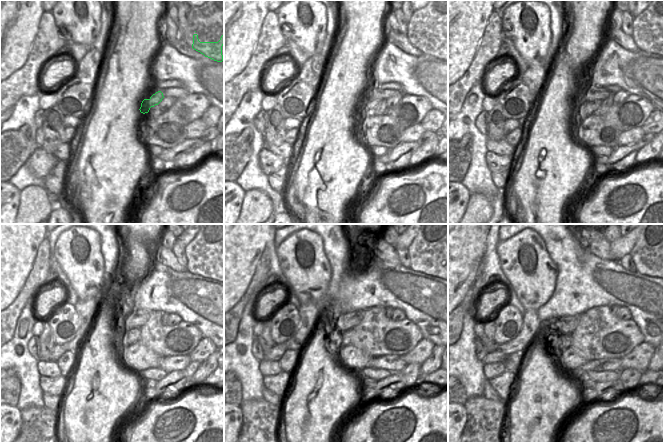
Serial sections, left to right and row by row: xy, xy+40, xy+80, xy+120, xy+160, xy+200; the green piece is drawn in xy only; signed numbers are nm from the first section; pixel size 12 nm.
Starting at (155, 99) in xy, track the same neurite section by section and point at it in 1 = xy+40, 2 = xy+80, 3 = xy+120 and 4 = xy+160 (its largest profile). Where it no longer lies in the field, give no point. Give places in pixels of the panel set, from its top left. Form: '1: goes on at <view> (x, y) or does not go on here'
1: goes on at xy+40 (361, 109)
2: goes on at xy+80 (580, 113)
3: goes on at xy+120 (127, 338)
4: goes on at xy+160 (343, 339)

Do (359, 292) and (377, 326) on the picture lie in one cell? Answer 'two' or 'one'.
two

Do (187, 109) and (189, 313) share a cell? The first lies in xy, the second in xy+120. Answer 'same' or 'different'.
different

